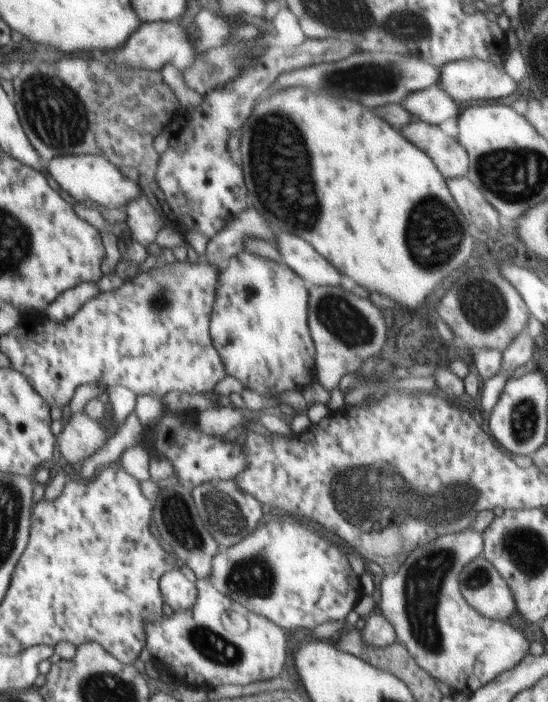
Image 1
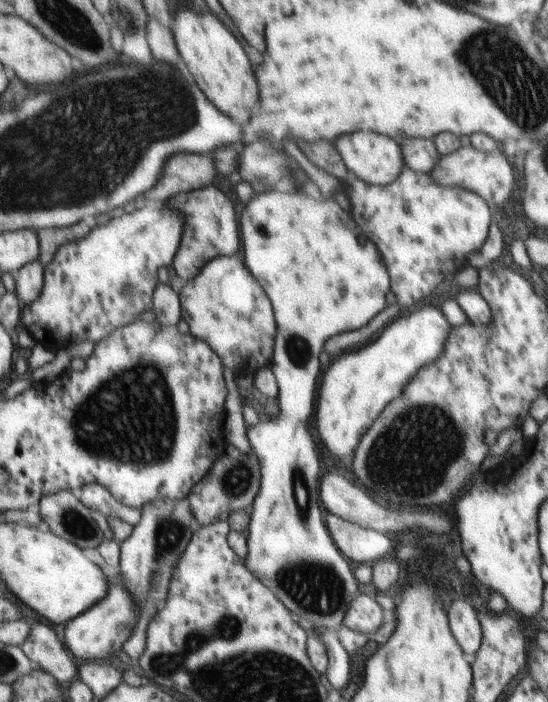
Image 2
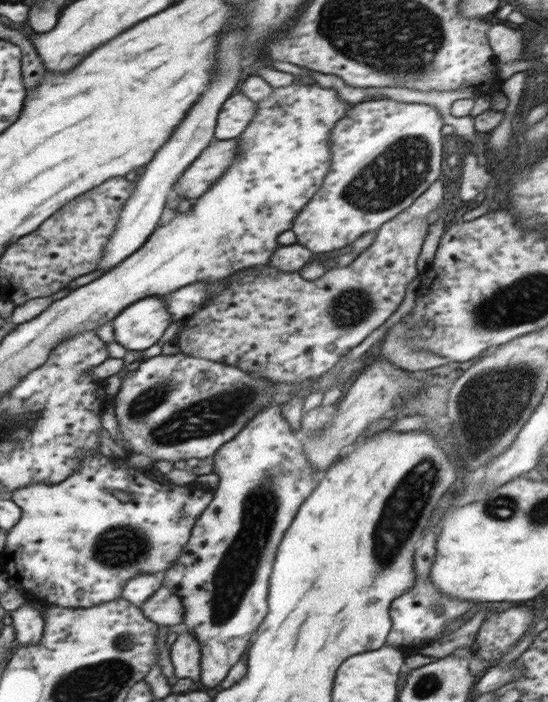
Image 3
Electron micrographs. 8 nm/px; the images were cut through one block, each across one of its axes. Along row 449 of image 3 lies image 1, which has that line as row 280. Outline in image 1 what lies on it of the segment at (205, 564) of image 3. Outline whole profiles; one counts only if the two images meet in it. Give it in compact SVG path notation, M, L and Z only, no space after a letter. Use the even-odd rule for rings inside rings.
M246 250L232 256L226 268L219 272L209 332L226 374L240 380L244 388L258 394L276 392L278 395L285 390L307 392L316 381L316 348L308 324L308 287L303 278L286 263L262 258Z

